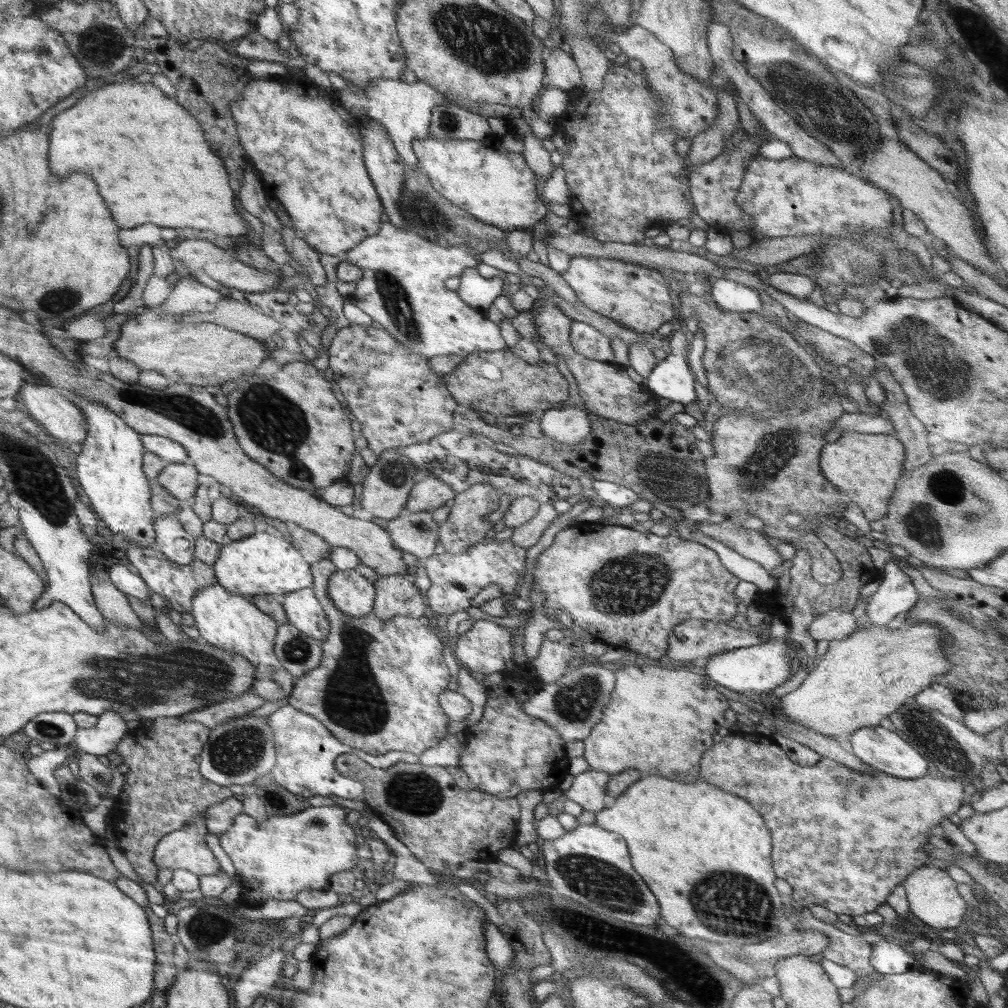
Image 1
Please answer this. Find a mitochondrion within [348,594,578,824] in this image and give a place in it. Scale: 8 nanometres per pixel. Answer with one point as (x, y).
(406, 790)

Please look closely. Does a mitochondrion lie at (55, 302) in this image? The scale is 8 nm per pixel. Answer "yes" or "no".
yes

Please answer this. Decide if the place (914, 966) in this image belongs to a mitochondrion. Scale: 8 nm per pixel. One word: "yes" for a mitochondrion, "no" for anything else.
no

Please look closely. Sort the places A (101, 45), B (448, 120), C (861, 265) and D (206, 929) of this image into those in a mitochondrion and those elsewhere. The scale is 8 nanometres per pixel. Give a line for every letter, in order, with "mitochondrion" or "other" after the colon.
A: mitochondrion
B: mitochondrion
C: mitochondrion
D: mitochondrion

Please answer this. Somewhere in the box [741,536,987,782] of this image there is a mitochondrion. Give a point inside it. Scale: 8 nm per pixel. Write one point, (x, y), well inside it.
(934, 738)

